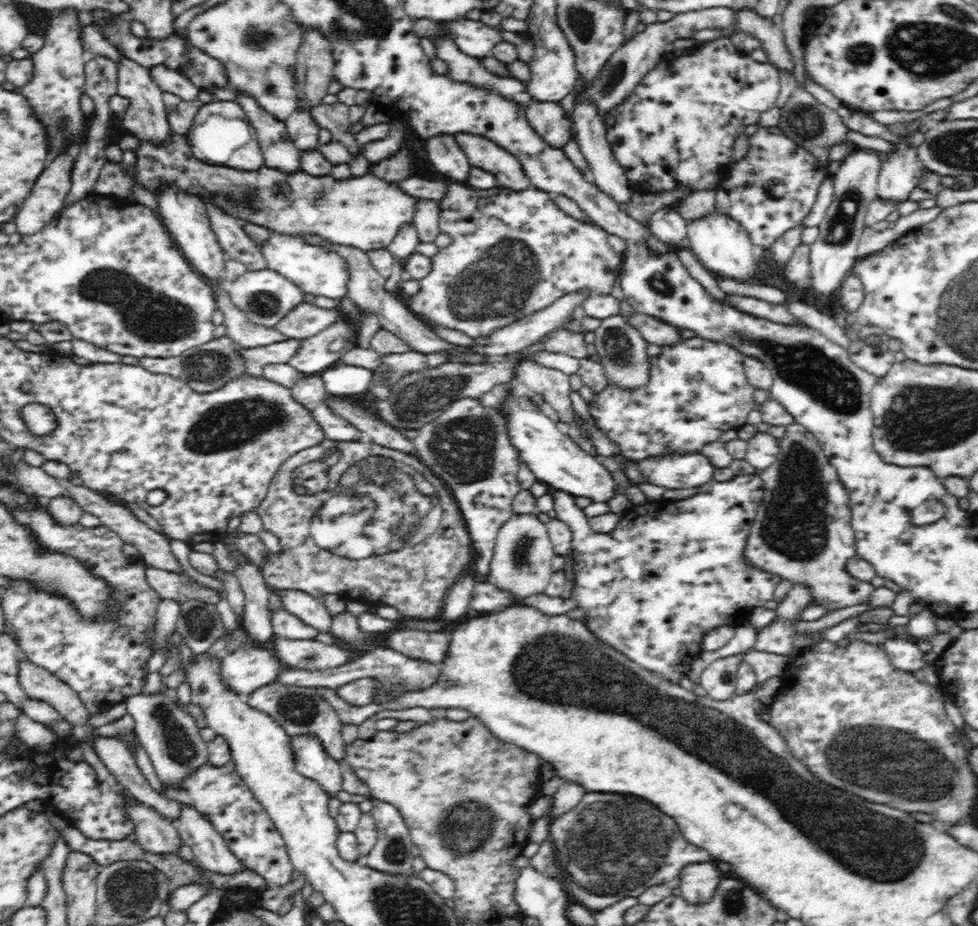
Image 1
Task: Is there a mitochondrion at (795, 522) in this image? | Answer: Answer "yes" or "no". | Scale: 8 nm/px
yes

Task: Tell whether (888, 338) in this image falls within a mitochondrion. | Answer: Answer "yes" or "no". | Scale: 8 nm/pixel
no

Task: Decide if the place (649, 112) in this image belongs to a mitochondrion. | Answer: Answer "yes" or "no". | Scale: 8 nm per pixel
no

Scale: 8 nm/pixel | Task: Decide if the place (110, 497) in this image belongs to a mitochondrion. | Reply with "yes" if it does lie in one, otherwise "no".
no

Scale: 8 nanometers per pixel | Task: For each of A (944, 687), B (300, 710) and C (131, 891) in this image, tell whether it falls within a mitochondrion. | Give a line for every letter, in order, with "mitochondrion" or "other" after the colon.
A: other
B: mitochondrion
C: mitochondrion

